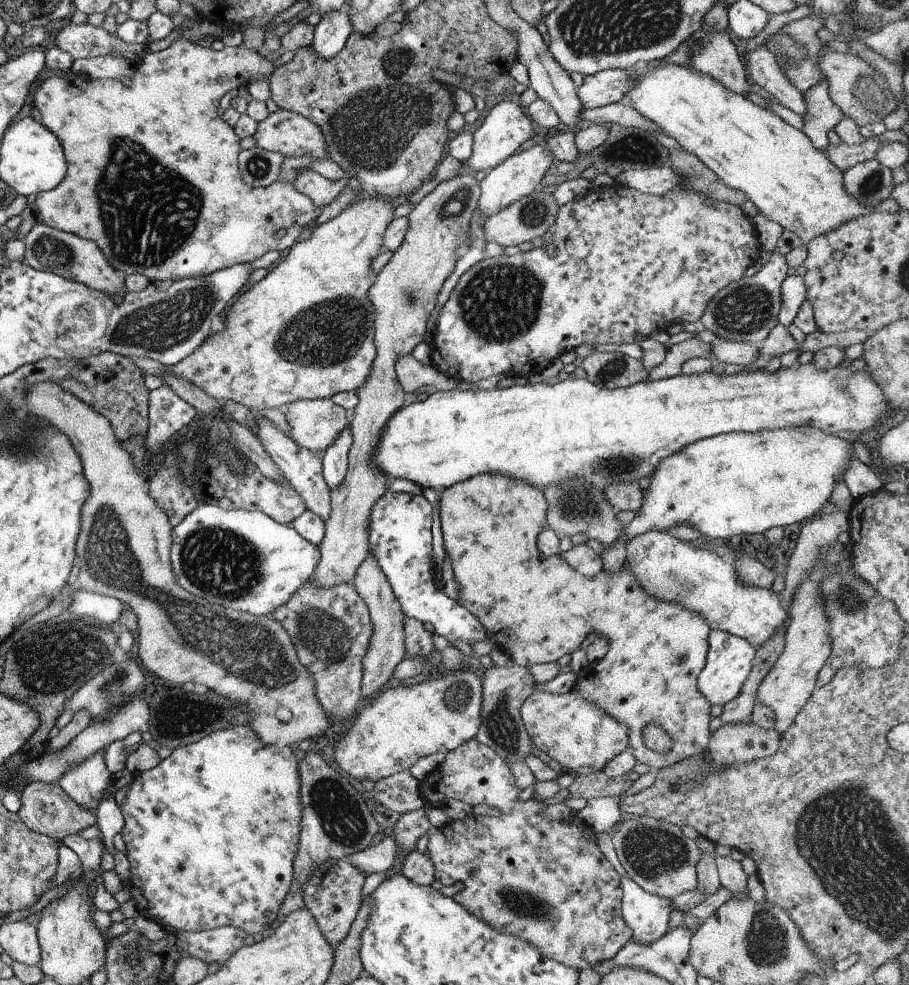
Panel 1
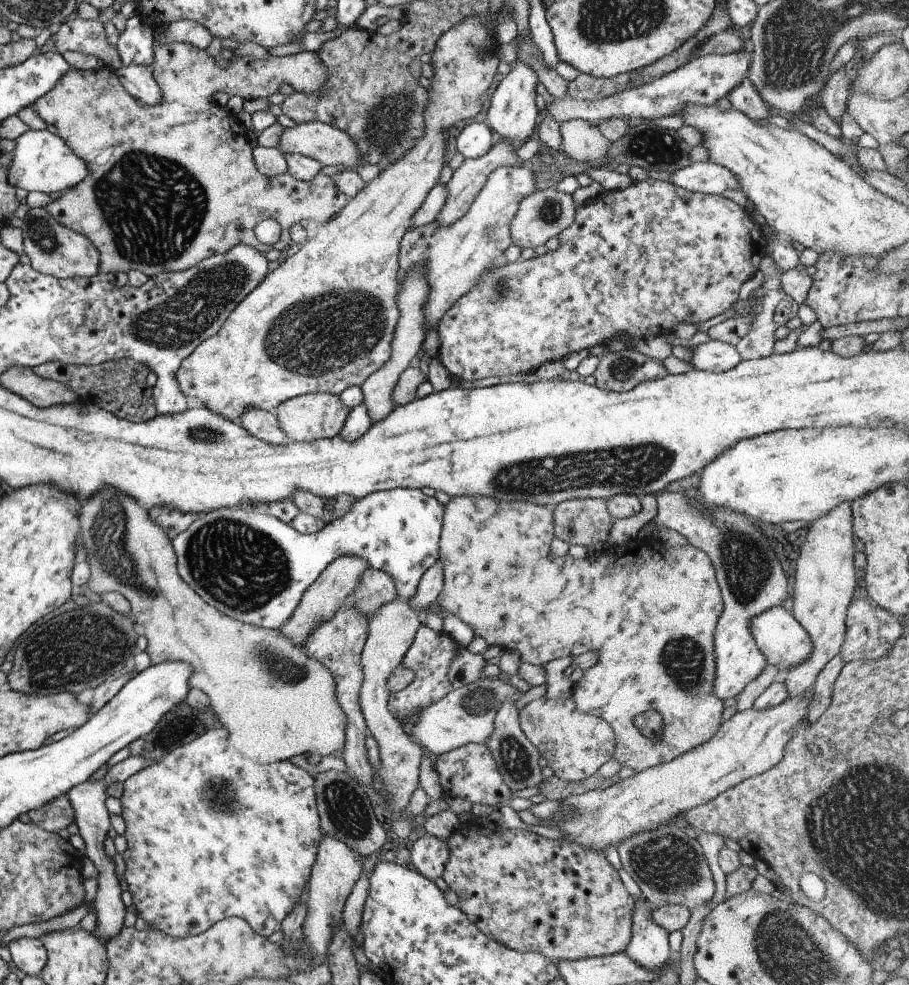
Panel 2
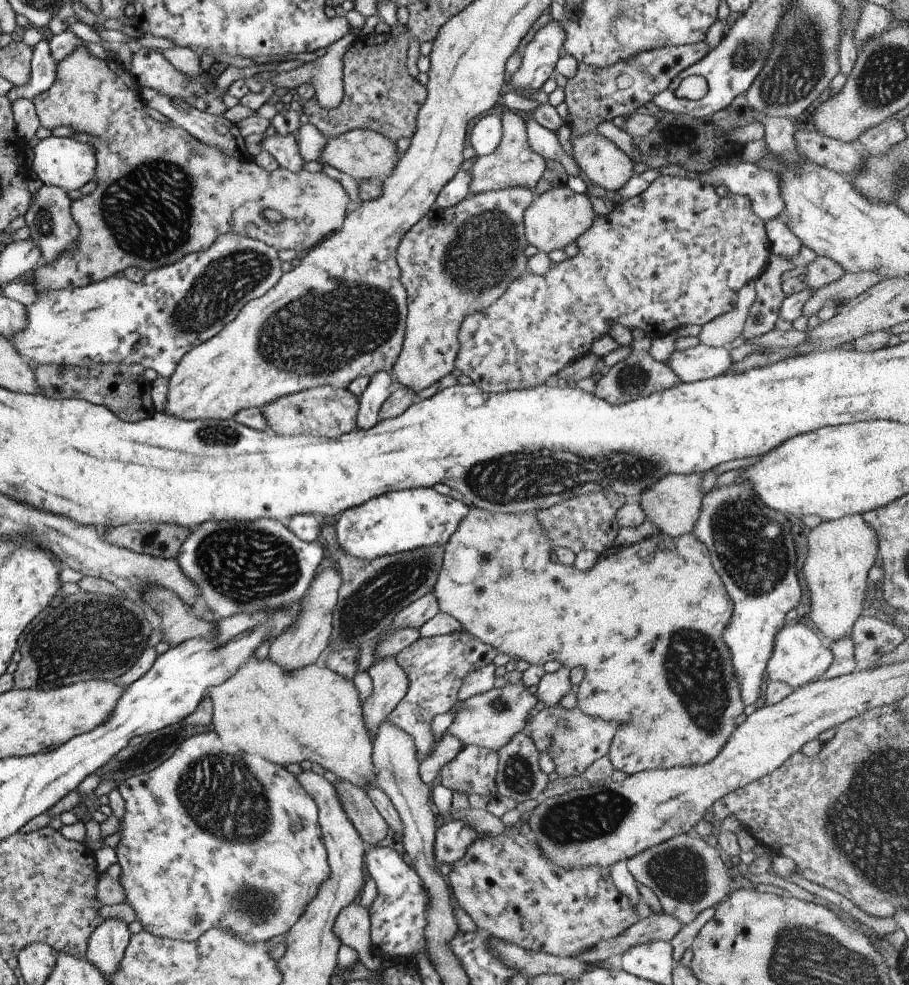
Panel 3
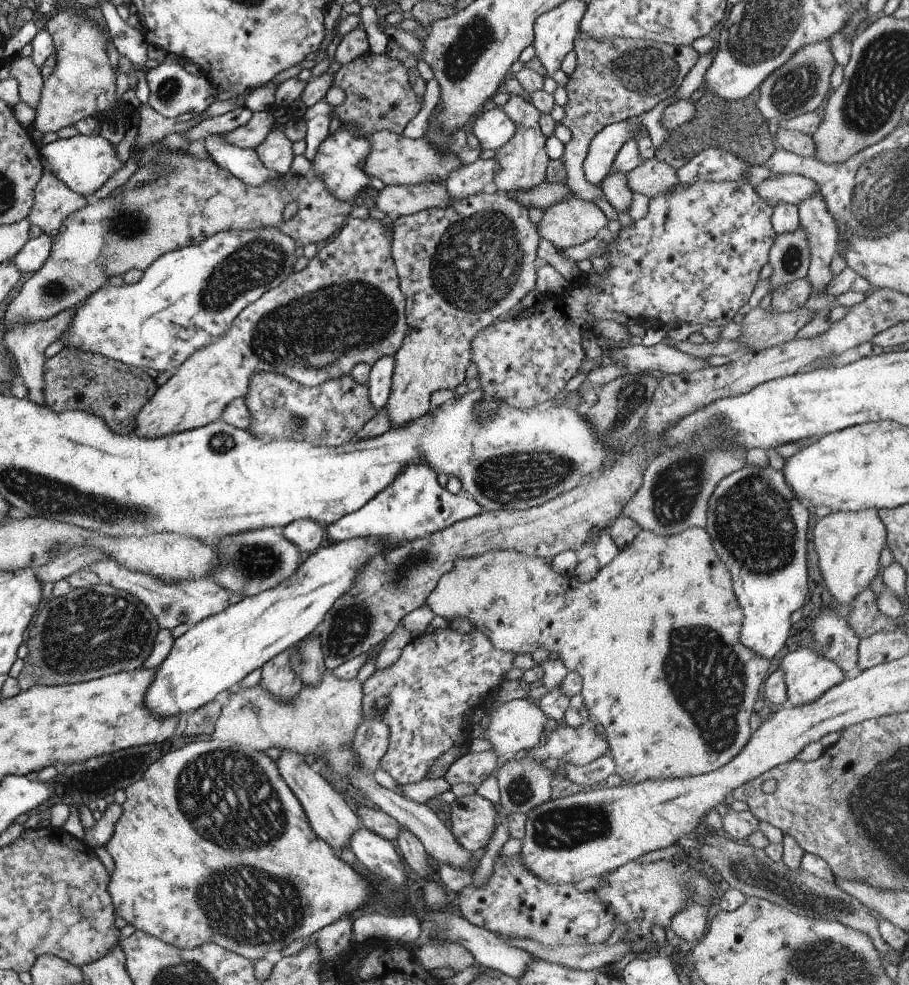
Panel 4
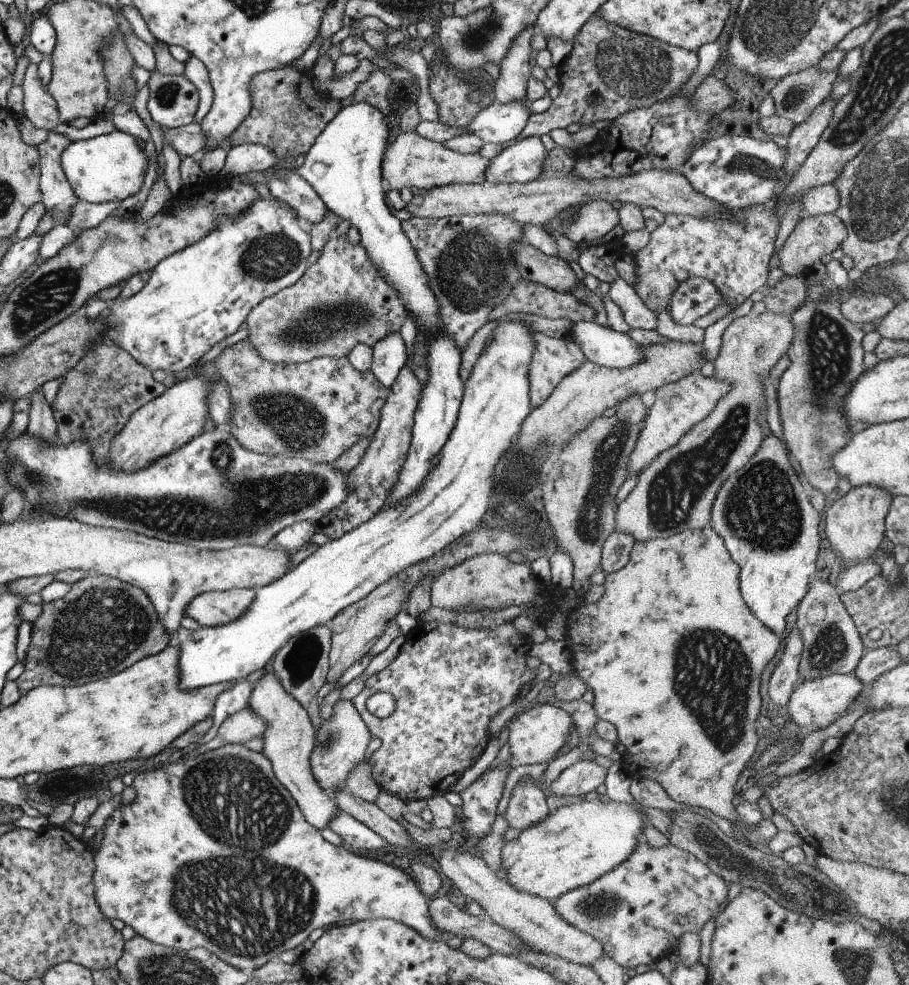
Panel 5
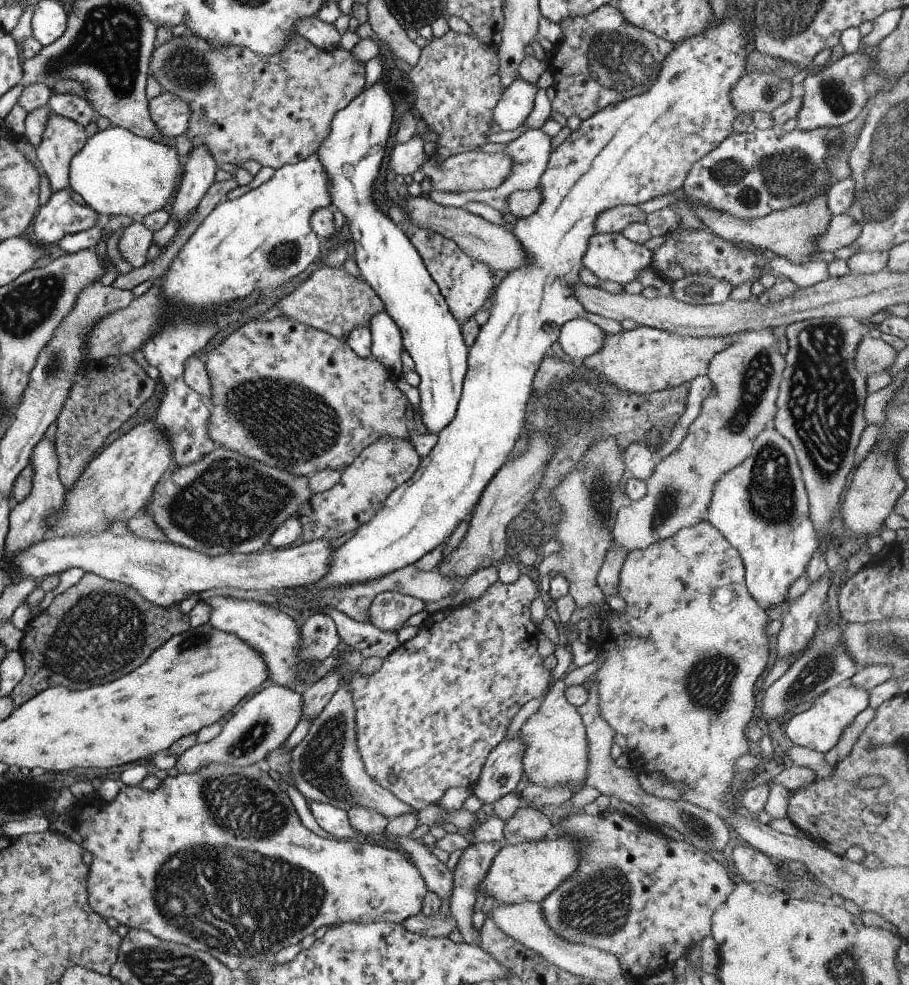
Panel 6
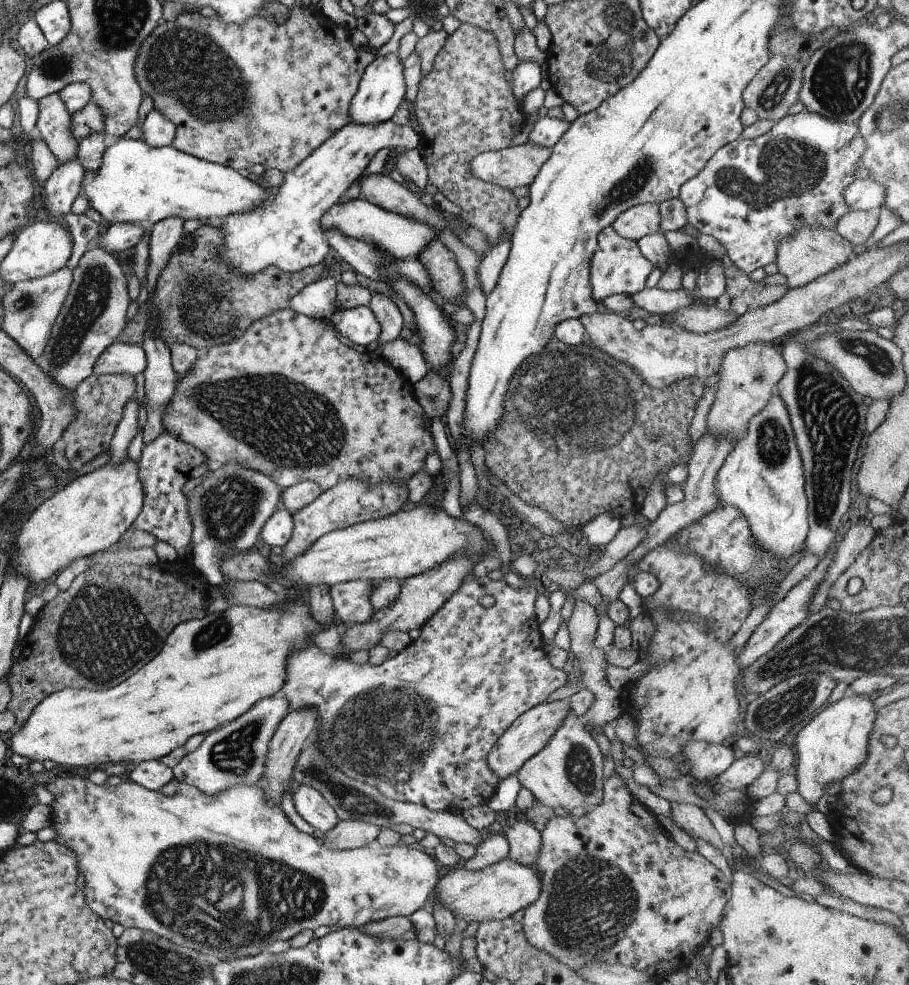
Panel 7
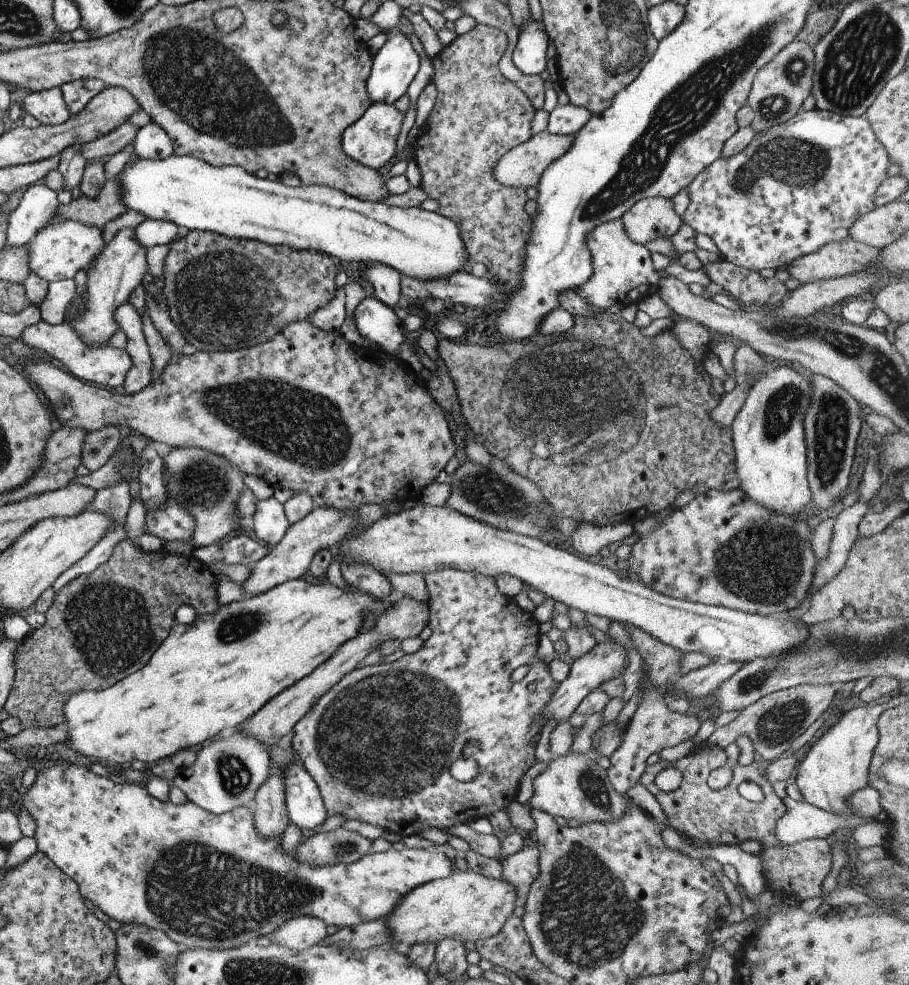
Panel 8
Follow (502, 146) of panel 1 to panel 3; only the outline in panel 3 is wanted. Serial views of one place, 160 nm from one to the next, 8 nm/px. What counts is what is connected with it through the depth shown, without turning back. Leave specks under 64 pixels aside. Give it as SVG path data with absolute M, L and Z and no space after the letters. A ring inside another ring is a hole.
M550 21L543 24L531 38L531 42L523 48L521 64L509 77L511 92L518 95L518 91L530 92L541 89L549 76L554 75L554 67L561 57L563 36L565 32L559 24Z

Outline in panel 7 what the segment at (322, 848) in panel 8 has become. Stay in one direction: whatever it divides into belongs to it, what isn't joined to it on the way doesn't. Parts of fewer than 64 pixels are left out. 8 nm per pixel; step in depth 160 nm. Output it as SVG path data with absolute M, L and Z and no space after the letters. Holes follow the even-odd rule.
M338 821L323 836L322 843L334 851L348 851L361 848L375 837L380 827L363 821Z

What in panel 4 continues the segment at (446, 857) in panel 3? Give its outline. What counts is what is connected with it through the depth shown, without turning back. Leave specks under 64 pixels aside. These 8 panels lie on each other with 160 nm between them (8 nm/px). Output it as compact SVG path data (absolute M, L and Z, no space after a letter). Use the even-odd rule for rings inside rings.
M473 793L456 798L449 807L451 834L465 850L476 854L490 841L496 826L493 803Z

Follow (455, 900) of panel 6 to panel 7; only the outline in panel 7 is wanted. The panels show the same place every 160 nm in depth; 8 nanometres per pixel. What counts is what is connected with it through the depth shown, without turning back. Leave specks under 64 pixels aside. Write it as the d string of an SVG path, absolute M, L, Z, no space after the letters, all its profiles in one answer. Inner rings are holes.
M493 834L481 841L476 847L475 854L471 859L460 862L459 865L469 870L481 870L488 865L499 862L508 856L508 842L501 834Z

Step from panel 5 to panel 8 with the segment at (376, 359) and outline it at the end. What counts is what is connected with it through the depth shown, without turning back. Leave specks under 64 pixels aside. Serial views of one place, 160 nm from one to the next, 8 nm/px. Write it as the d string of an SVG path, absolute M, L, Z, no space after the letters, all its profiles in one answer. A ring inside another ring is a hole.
M367 263L361 268L365 280L373 287L374 297L389 308L395 306L402 293L400 274L381 263Z

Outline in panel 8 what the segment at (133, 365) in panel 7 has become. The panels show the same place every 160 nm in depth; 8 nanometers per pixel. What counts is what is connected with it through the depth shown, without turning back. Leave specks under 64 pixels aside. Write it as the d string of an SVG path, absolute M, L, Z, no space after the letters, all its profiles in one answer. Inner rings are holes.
M40 320L37 324L25 326L21 331L20 340L24 344L47 352L47 354L53 356L55 363L88 384L117 388L117 386L122 385L124 374L131 366L131 359L124 350L112 347L86 347L82 340L77 338L74 328L67 322L49 325L45 321Z

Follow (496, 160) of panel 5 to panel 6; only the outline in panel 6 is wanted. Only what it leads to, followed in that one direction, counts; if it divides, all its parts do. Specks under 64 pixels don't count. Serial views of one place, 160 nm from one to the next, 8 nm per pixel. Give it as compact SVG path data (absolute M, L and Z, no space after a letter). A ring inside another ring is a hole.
M533 129L523 132L519 138L507 143L503 154L507 154L507 156L511 158L511 174L495 189L460 193L446 193L433 190L429 193L429 199L439 206L454 208L460 208L467 202L487 204L487 206L490 206L493 210L497 210L497 212L501 213L505 220L505 224L502 226L503 229L507 230L507 232L512 232L517 218L511 215L507 210L507 196L509 196L511 192L535 189L539 185L539 178L541 178L541 174L545 172L547 162L549 162L549 154L551 154L550 140L551 138L547 136L545 132L542 132L540 129Z

